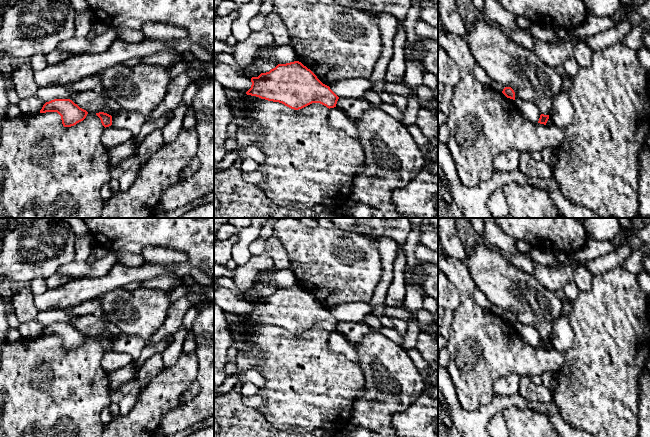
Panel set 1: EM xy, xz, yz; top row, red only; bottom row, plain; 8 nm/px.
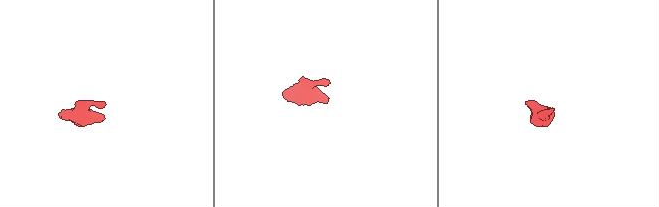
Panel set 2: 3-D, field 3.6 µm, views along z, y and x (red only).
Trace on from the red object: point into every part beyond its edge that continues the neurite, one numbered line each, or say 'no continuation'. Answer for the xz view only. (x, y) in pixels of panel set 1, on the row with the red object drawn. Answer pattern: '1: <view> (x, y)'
1: xz (230, 77)

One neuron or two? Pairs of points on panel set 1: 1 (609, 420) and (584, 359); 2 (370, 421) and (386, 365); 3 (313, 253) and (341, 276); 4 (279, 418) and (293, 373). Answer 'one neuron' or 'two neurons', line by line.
1: one neuron
2: one neuron
3: one neuron
4: one neuron

